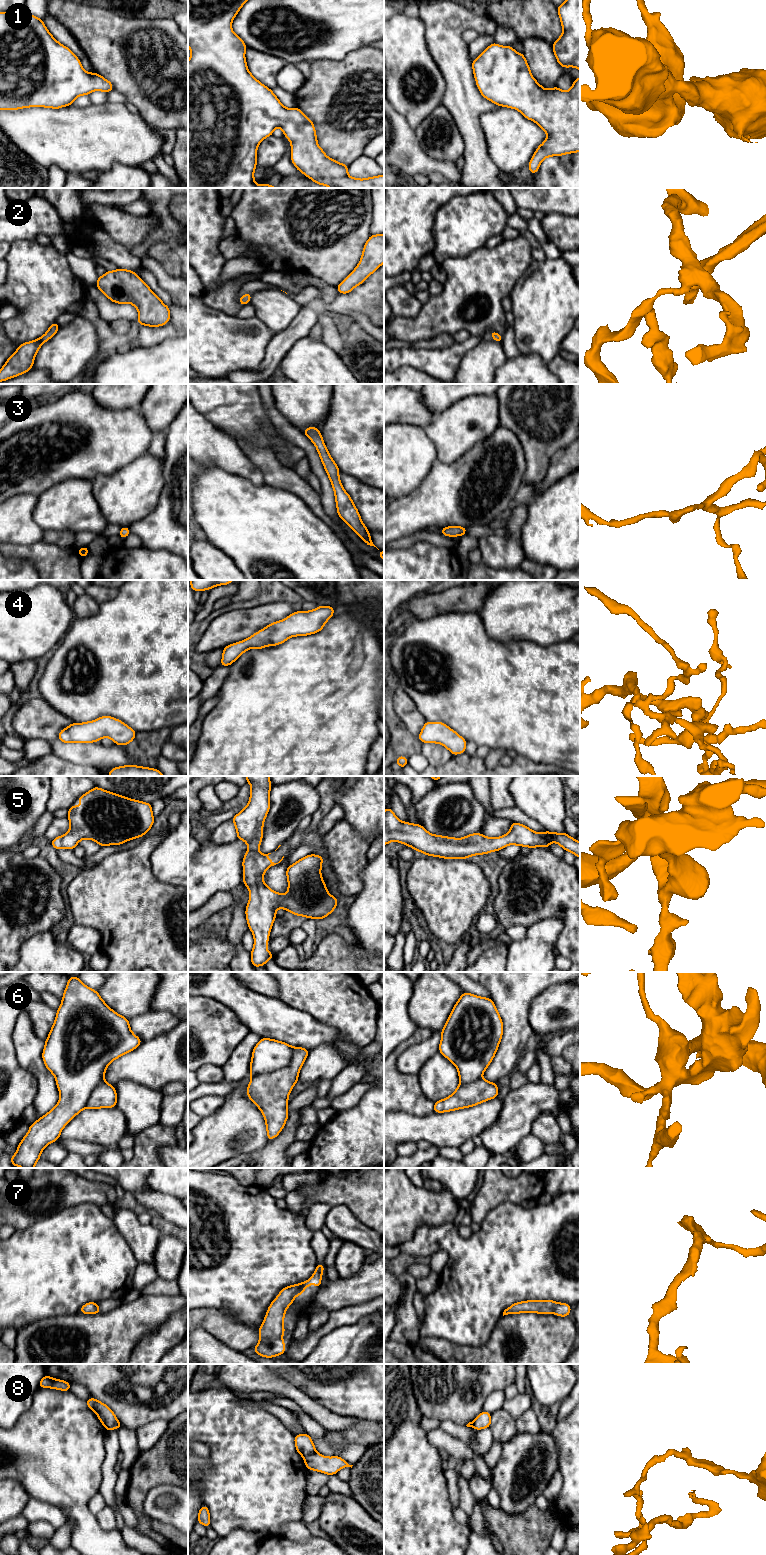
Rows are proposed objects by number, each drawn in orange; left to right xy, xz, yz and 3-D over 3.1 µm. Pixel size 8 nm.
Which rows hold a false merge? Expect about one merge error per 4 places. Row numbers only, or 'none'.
6, 8

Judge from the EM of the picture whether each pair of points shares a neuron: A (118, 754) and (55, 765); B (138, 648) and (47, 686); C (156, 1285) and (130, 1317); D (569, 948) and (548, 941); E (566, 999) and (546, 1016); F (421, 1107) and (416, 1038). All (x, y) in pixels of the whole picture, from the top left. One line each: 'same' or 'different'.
A: different
B: same
C: different
D: different
E: same
F: same

